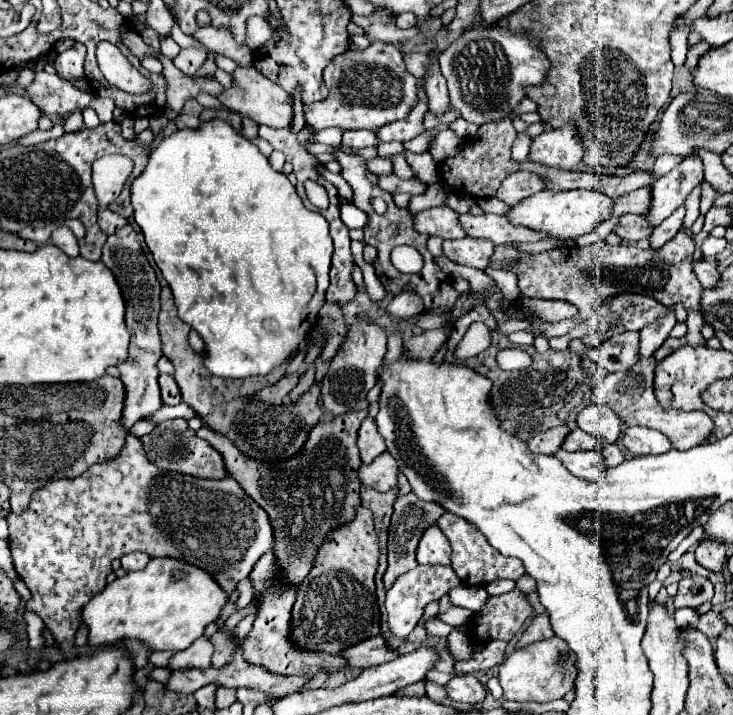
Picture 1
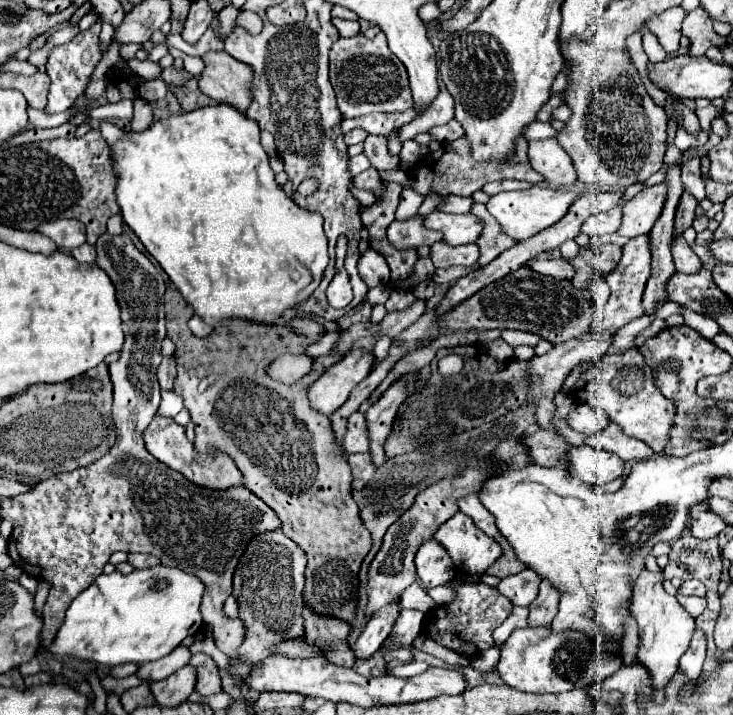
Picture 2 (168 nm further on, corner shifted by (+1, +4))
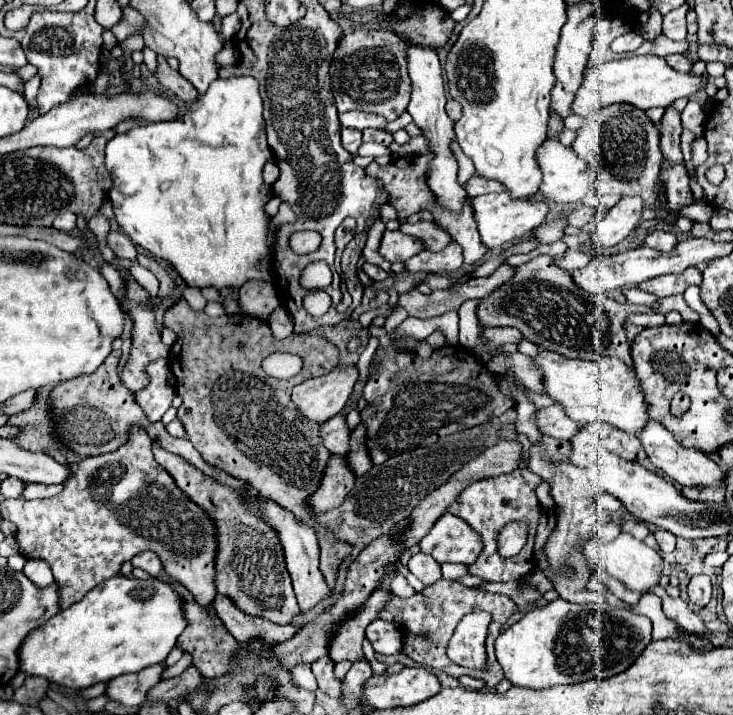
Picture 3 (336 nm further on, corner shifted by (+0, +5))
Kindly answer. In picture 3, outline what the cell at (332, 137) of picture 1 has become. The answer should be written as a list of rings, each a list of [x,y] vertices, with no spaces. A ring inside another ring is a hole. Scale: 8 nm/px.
[[[354,110],[354,112],[340,114],[340,124],[344,128],[358,128],[358,130],[364,130],[364,128],[384,130],[388,120],[384,116],[378,116],[378,114],[366,114],[366,112],[356,112]]]

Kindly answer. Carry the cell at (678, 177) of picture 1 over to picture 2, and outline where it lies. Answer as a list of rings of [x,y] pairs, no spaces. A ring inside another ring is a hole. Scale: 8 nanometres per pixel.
[[[659,183],[655,187],[647,187],[639,191],[631,201],[627,201],[621,211],[623,211],[623,223],[619,227],[619,235],[623,237],[635,237],[635,235],[647,235],[661,215],[663,203],[665,203],[665,193],[667,187],[665,183]]]

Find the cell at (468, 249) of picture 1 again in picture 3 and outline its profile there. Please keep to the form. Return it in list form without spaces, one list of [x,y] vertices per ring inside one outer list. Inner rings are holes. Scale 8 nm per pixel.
[[[450,242],[442,252],[422,250],[420,254],[406,260],[406,268],[410,272],[426,272],[426,274],[456,272],[462,264],[464,256],[462,256],[462,246],[458,242]]]

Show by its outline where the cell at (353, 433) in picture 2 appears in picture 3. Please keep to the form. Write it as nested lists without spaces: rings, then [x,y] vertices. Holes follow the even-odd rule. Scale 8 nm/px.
[[[336,414],[334,418],[326,420],[320,426],[320,436],[324,438],[324,446],[332,454],[348,454],[350,450],[350,428],[342,414]]]

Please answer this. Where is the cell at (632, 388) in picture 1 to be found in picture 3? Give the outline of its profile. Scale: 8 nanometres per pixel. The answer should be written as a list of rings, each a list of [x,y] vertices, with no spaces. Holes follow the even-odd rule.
[[[544,350],[534,360],[544,370],[548,396],[558,400],[558,404],[572,420],[580,424],[608,422],[628,434],[640,434],[646,428],[650,420],[650,406],[636,372],[624,360],[616,356],[602,356],[600,360],[580,360]]]

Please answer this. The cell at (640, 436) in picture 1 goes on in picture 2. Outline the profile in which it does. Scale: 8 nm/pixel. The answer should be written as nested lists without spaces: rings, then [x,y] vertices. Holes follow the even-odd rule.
[[[609,423],[603,431],[587,437],[585,445],[611,451],[611,453],[619,455],[623,461],[643,461],[643,459],[651,459],[655,455],[651,451],[651,447],[645,445],[643,441],[623,435],[615,423]]]

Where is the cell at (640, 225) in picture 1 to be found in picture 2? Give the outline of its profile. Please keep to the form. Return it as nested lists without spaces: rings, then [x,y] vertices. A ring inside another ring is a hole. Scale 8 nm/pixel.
[[[613,207],[611,211],[605,211],[605,213],[599,213],[599,215],[591,215],[581,231],[587,233],[589,237],[591,235],[609,235],[609,233],[615,233],[621,225],[621,209],[619,207]]]

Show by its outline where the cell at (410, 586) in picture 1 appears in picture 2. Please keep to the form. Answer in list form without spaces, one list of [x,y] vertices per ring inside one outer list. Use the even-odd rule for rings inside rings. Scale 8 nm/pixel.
[[[395,603],[391,607],[383,607],[379,613],[375,613],[375,617],[365,625],[363,633],[359,635],[359,639],[355,643],[353,653],[357,659],[363,659],[363,661],[371,659],[381,649],[381,645],[383,645],[387,633],[391,631],[399,611],[401,611],[401,605]]]

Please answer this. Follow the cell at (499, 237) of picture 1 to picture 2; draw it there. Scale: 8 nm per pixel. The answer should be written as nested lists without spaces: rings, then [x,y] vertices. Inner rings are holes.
[[[433,211],[425,217],[423,223],[425,223],[427,229],[441,231],[443,241],[451,247],[465,245],[465,243],[475,243],[475,239],[479,237],[479,233],[483,229],[483,223],[473,213],[451,215],[451,213]]]

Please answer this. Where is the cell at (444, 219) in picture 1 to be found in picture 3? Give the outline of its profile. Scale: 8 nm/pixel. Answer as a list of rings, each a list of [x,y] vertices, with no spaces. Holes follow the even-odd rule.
[[[386,230],[382,244],[380,244],[380,254],[390,260],[390,262],[406,262],[408,258],[416,256],[418,252],[422,252],[426,246],[420,238],[408,236],[400,230]]]

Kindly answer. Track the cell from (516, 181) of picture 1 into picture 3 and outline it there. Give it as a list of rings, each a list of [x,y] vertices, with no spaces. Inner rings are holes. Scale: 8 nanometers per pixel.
[[[474,174],[474,176],[468,180],[468,184],[466,184],[466,192],[468,192],[470,198],[482,196],[482,194],[490,194],[490,192],[504,192],[504,190],[506,190],[506,188],[500,186],[498,180],[486,180],[486,178],[478,176],[478,174]]]

